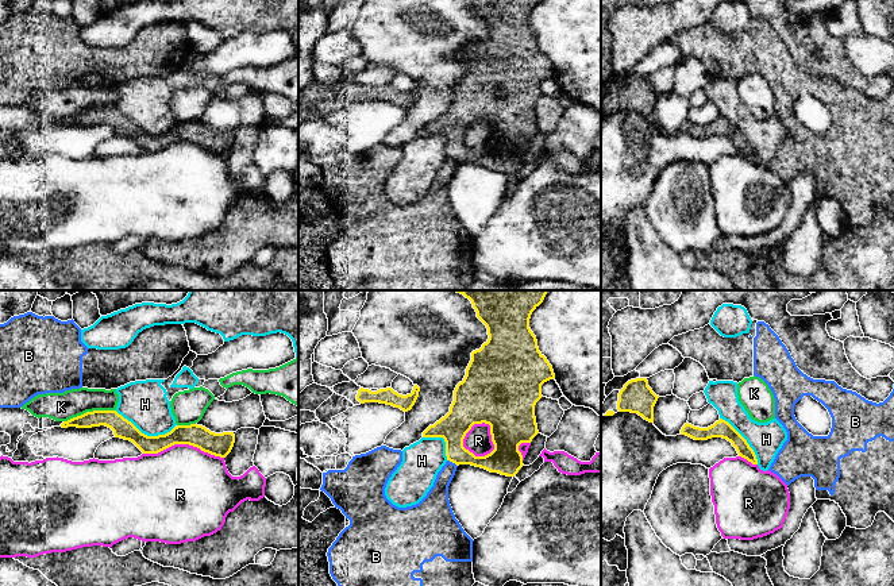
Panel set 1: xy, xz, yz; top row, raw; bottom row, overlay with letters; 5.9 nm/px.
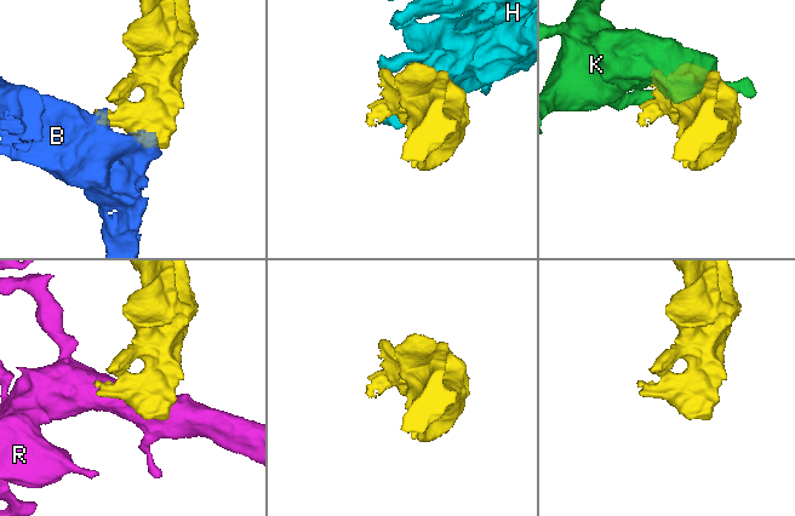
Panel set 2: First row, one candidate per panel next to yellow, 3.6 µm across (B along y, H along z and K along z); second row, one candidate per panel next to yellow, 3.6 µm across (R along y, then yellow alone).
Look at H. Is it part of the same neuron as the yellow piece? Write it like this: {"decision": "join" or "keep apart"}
{"decision": "keep apart"}

